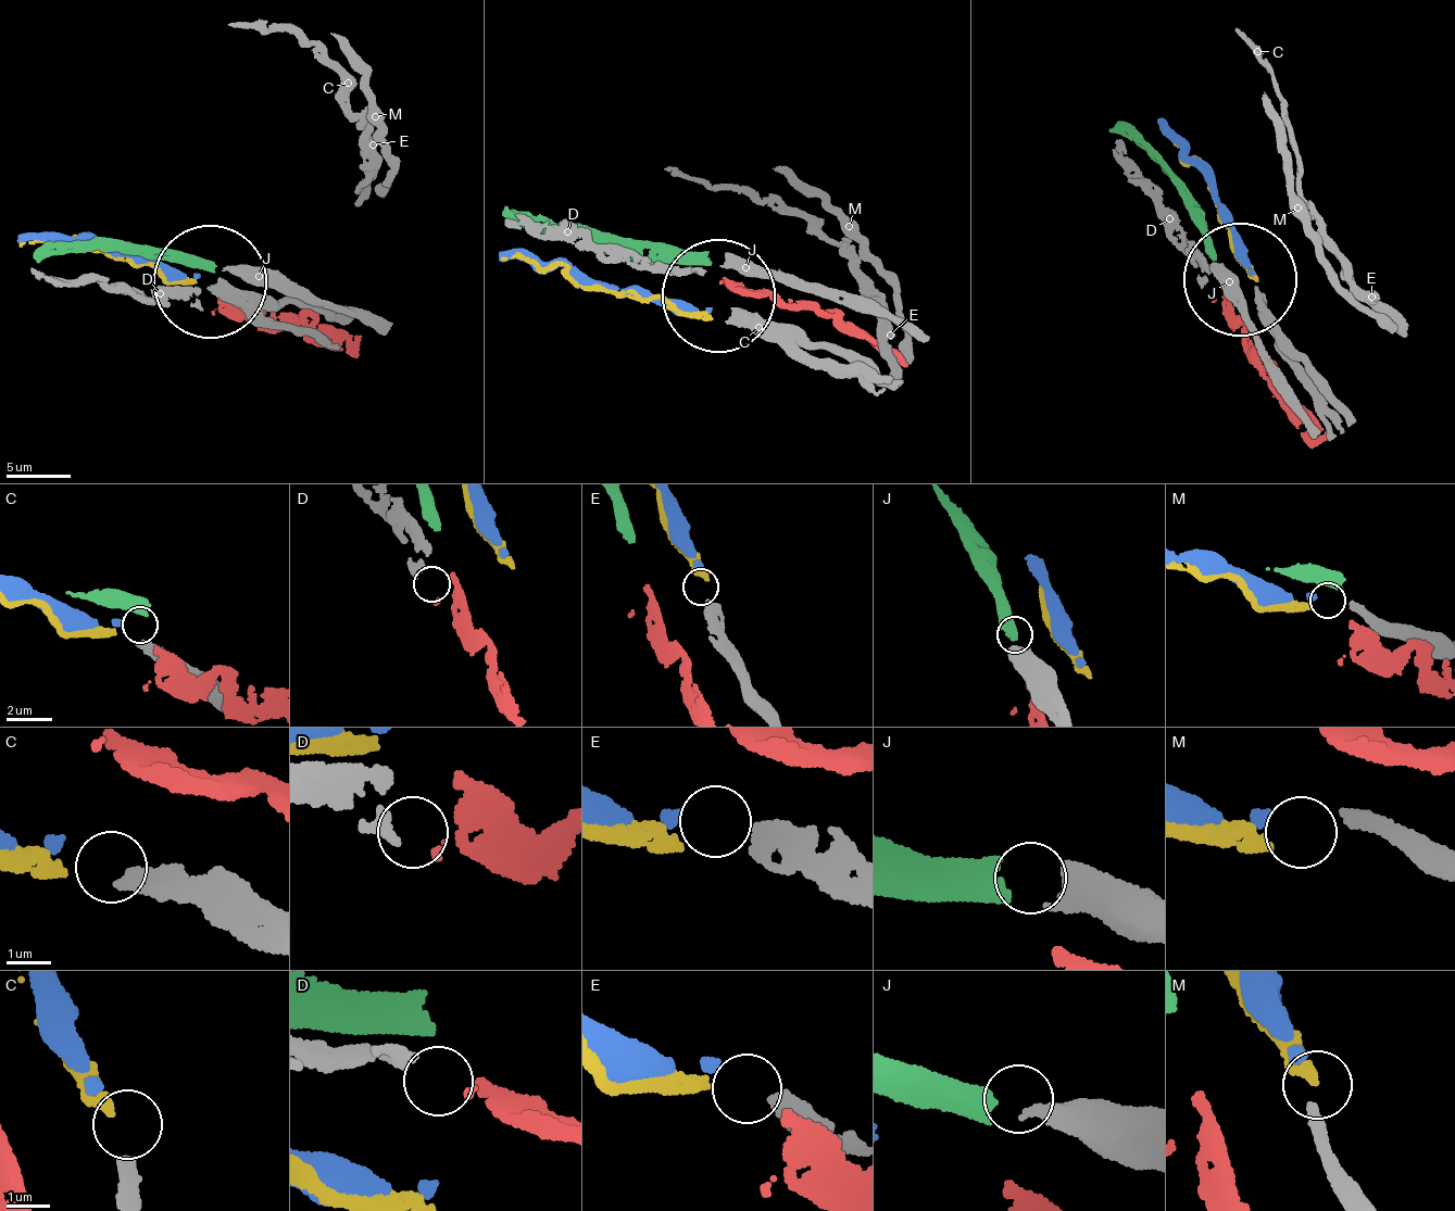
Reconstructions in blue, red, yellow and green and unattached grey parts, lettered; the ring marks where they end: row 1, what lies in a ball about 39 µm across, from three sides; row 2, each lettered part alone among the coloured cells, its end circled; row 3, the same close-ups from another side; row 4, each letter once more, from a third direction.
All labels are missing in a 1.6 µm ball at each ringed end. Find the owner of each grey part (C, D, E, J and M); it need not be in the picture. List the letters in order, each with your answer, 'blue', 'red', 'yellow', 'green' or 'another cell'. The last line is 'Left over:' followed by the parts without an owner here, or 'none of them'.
C: another cell
D: red
E: yellow
J: green
M: blue
Left over: C

